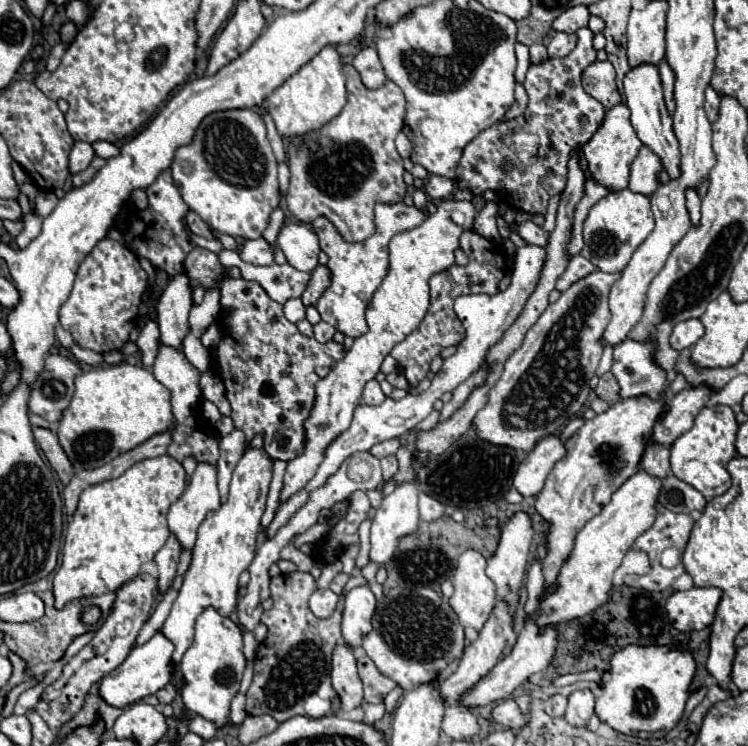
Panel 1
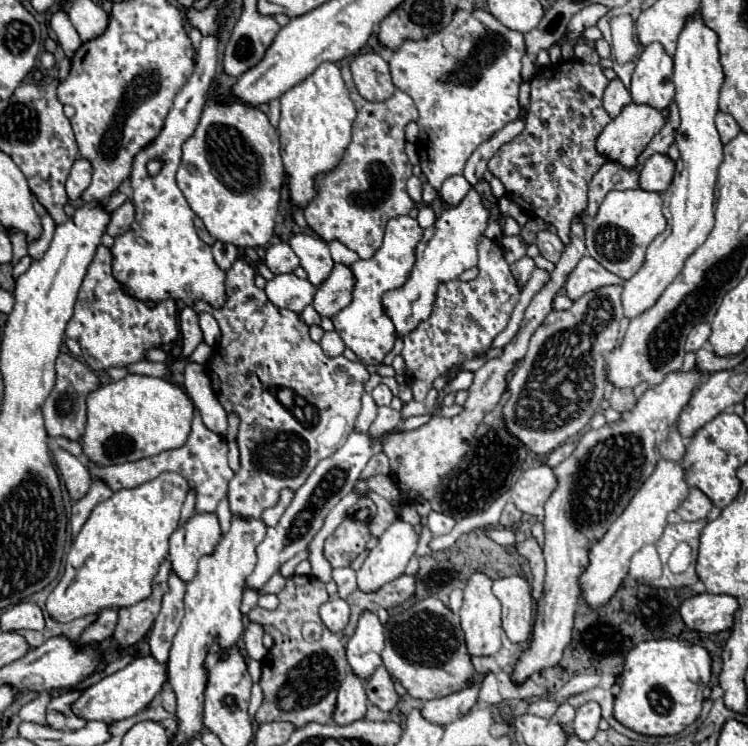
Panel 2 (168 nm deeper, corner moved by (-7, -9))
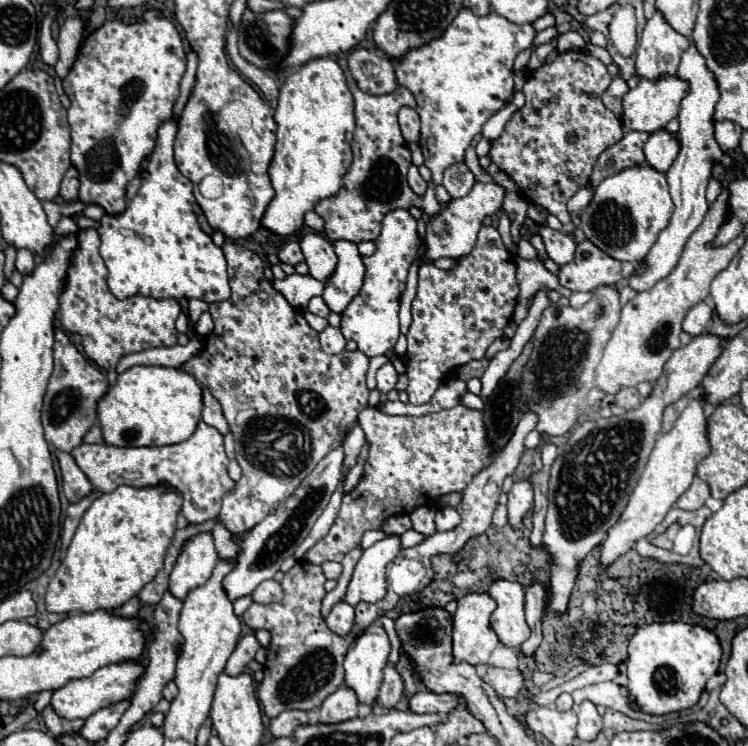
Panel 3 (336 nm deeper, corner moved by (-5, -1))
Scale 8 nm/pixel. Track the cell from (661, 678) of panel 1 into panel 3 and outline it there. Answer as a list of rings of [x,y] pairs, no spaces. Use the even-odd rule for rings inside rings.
[[[673,621],[639,627],[631,637],[627,659],[629,697],[633,707],[653,715],[665,715],[695,705],[707,679],[719,669],[721,653],[717,635],[701,625]]]

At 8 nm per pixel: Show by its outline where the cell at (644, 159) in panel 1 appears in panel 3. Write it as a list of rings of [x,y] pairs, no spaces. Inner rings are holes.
[[[659,129],[659,131],[651,133],[645,143],[645,159],[653,169],[665,173],[671,167],[671,163],[675,161],[679,147],[681,145],[679,145],[677,133],[669,133],[667,129]]]

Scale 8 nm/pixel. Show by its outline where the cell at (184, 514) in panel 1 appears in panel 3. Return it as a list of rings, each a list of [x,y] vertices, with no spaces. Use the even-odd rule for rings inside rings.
[[[199,533],[191,537],[183,545],[183,551],[171,571],[169,593],[183,601],[191,589],[203,585],[211,577],[217,561],[219,557],[211,533]]]

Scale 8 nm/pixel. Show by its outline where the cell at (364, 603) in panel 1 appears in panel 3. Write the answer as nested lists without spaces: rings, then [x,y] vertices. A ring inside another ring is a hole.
[[[377,623],[367,627],[355,639],[355,643],[349,647],[349,651],[345,655],[345,685],[355,691],[361,705],[373,707],[373,703],[377,701],[387,659],[389,659],[389,637],[387,637],[385,629],[381,625],[377,625]]]

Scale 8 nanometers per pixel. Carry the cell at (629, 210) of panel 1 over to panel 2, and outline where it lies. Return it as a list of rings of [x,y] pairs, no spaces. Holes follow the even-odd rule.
[[[633,189],[633,191],[611,191],[603,199],[595,217],[585,223],[587,251],[607,271],[621,279],[631,279],[645,261],[645,249],[649,243],[665,231],[665,217],[661,213],[661,195]]]

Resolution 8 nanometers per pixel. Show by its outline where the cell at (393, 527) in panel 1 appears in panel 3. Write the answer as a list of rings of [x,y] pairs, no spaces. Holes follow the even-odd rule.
[[[389,535],[387,539],[377,541],[373,547],[365,549],[363,557],[355,565],[343,601],[347,601],[353,607],[361,601],[367,603],[381,601],[387,593],[385,569],[397,557],[399,551],[401,551],[399,535]]]

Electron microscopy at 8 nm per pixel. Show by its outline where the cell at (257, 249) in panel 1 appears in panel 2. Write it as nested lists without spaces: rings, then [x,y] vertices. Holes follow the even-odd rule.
[[[277,243],[265,249],[263,263],[275,273],[291,273],[299,265],[299,257],[293,253],[293,249],[287,243]]]

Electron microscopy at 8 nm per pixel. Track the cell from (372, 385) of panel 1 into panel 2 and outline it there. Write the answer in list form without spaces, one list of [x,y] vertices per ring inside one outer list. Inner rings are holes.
[[[379,383],[375,389],[373,389],[373,399],[375,399],[375,403],[381,407],[381,405],[389,405],[391,403],[391,391],[389,391],[389,387],[387,385],[383,385],[383,383]]]

